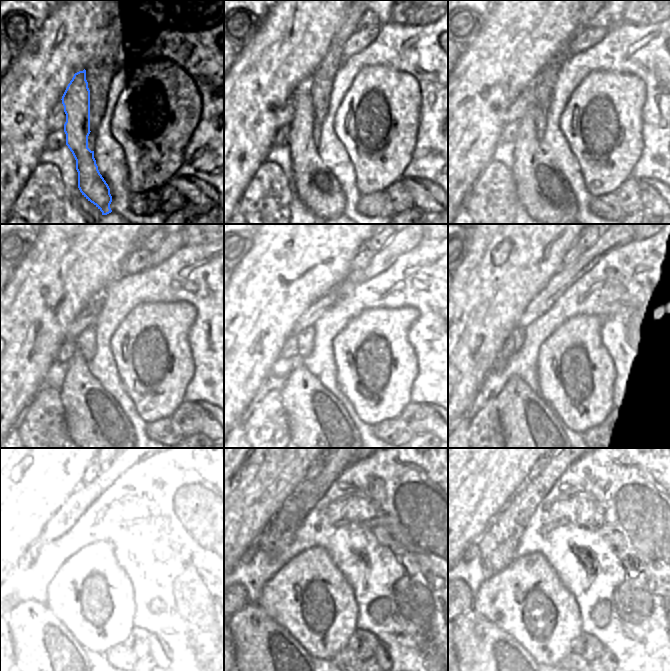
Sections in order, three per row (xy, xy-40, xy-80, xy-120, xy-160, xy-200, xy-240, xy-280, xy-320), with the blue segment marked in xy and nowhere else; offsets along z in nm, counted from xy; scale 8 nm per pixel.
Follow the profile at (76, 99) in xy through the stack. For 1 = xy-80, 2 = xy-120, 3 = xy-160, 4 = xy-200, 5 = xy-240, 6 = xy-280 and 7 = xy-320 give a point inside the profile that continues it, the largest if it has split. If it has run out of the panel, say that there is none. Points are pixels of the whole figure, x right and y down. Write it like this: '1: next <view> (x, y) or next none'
1: next xy-80 (546, 195)
2: next xy-120 (95, 421)
3: next xy-160 (320, 426)
4: next xy-200 (534, 427)
5: next xy-240 (45, 651)
6: next xy-280 (264, 651)
7: next xy-320 (483, 651)

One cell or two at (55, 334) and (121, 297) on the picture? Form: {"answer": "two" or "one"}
{"answer": "two"}

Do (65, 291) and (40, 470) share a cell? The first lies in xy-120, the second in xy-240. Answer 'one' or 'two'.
one

